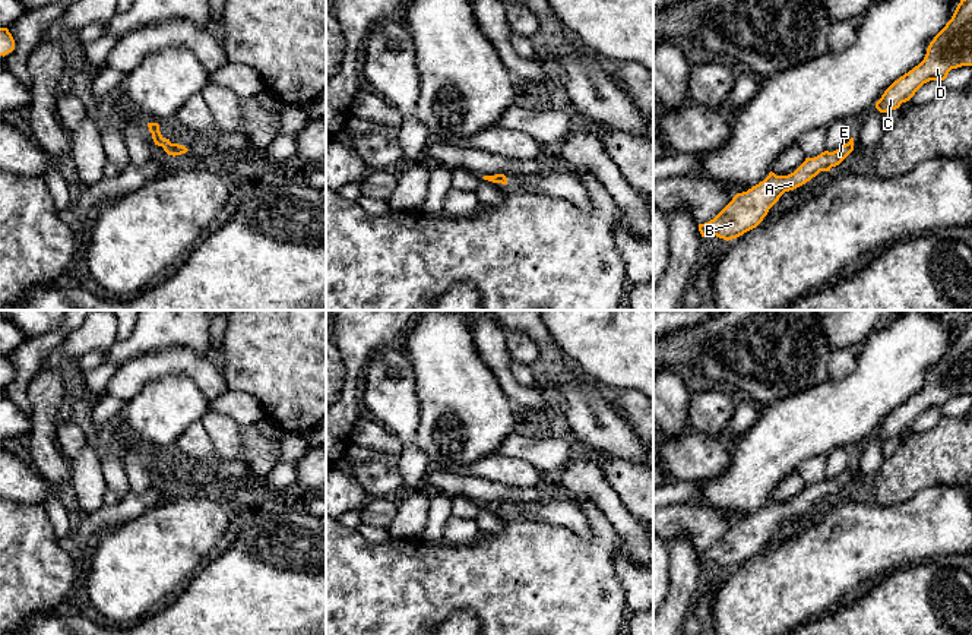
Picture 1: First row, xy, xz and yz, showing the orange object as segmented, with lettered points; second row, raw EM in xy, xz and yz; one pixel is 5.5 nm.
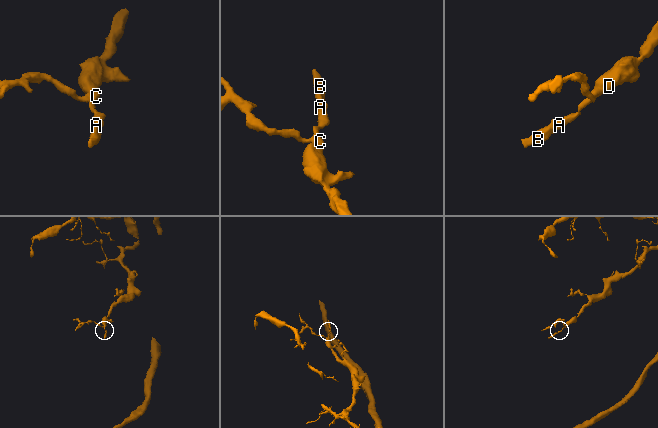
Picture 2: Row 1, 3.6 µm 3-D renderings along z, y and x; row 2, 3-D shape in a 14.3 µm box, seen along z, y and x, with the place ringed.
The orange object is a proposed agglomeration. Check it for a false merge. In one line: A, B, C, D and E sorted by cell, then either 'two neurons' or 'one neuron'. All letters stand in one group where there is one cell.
A B C D E | one neuron

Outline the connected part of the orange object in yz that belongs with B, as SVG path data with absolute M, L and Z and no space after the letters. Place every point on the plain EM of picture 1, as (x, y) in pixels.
M854 465L833 480L824 478L814 486L805 486L788 503L776 503L770 499L759 512L747 519L737 521L713 547L699 552L702 565L716 563L728 569L756 556L785 519L805 512L820 499L830 499L832 495L839 493L852 478Z

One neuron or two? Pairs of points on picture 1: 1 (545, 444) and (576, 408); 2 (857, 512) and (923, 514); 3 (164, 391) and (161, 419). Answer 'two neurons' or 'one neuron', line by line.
1: two neurons
2: one neuron
3: one neuron

